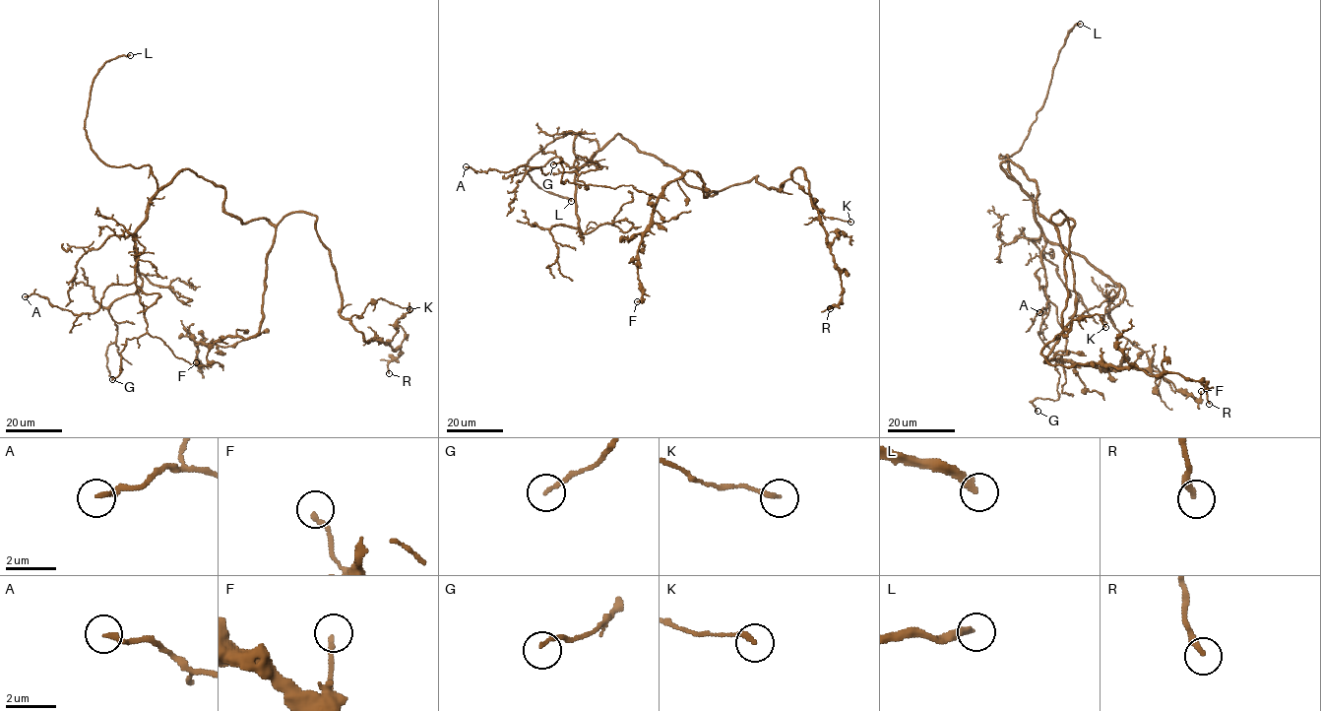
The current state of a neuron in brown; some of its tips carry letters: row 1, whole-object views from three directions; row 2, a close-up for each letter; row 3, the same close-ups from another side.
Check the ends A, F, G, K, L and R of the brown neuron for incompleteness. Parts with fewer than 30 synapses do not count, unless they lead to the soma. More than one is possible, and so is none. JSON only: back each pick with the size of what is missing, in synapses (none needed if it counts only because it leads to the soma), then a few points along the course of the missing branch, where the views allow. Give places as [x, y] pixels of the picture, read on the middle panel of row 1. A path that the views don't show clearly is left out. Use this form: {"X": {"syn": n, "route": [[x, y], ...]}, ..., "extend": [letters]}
{"extend": ["L"]}

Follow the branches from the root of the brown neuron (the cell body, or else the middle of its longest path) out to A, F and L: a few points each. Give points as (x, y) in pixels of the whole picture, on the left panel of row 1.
A: (237, 219), (222, 187), (182, 168), (148, 204), (135, 280), (110, 285), (96, 312), (25, 296)
F: (237, 219), (265, 219), (275, 228), (261, 327), (245, 339), (199, 344), (200, 369), (196, 362)
L: (237, 219), (222, 188), (188, 168), (158, 189), (149, 165), (108, 166), (91, 148), (94, 79), (130, 55)

